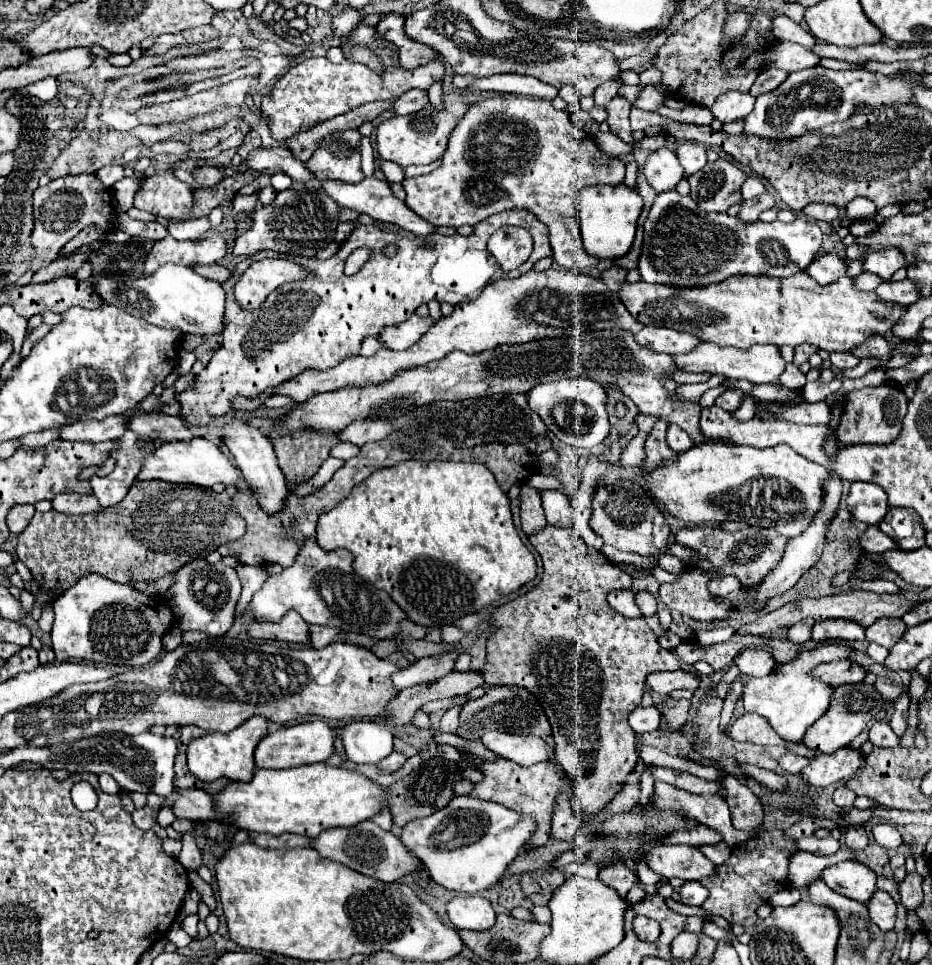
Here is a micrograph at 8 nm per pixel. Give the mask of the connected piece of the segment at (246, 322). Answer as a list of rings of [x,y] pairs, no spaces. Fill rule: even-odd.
[[[512,209],[512,211],[502,211],[502,213],[496,213],[496,215],[490,215],[490,217],[488,217],[488,219],[484,219],[484,221],[482,221],[482,223],[478,223],[478,225],[476,225],[476,227],[474,227],[474,233],[472,233],[472,235],[468,235],[468,237],[462,237],[462,235],[452,235],[452,237],[444,237],[444,235],[440,235],[440,233],[434,233],[434,235],[430,235],[430,237],[428,237],[428,239],[422,239],[422,237],[402,237],[402,235],[398,235],[398,233],[386,233],[386,231],[382,231],[382,229],[378,229],[378,227],[376,227],[376,225],[358,225],[358,227],[356,227],[356,229],[354,229],[354,233],[352,233],[352,235],[350,235],[350,237],[348,237],[348,241],[344,241],[344,245],[342,245],[342,247],[340,247],[340,251],[338,251],[338,253],[336,253],[336,255],[334,255],[334,257],[330,257],[330,259],[326,259],[326,261],[320,261],[320,259],[308,259],[308,257],[298,257],[298,259],[296,259],[296,257],[282,257],[282,255],[280,255],[280,253],[276,253],[276,251],[260,251],[260,253],[256,253],[256,255],[250,255],[250,257],[246,257],[246,259],[244,259],[244,261],[240,261],[240,263],[238,263],[238,265],[236,265],[236,269],[234,269],[234,273],[232,273],[232,277],[230,277],[230,279],[228,279],[228,281],[226,281],[226,283],[222,283],[222,287],[224,287],[224,289],[226,289],[226,295],[228,295],[228,303],[226,303],[226,329],[224,329],[224,333],[222,333],[222,337],[224,337],[224,339],[222,339],[222,347],[220,347],[220,349],[218,349],[218,351],[216,351],[216,353],[214,353],[214,355],[212,355],[212,359],[210,359],[210,363],[208,363],[208,365],[206,365],[206,367],[204,367],[204,371],[200,371],[200,373],[198,373],[198,375],[196,375],[196,377],[194,377],[194,385],[192,385],[192,387],[190,387],[190,389],[186,389],[186,391],[182,391],[182,393],[176,393],[176,401],[178,401],[178,403],[180,403],[180,413],[178,413],[178,417],[180,417],[180,419],[184,419],[184,421],[190,421],[190,425],[208,425],[208,423],[210,423],[210,421],[212,421],[212,419],[214,419],[214,417],[222,417],[222,415],[228,415],[228,413],[234,413],[234,411],[236,411],[236,407],[234,407],[234,405],[232,405],[232,401],[234,401],[234,399],[238,399],[238,397],[244,397],[244,399],[256,399],[256,397],[260,397],[260,395],[262,395],[262,393],[264,393],[264,391],[266,391],[266,389],[270,389],[270,387],[276,387],[276,385],[280,385],[280,383],[284,383],[284,381],[288,381],[288,379],[292,379],[292,377],[296,377],[296,375],[298,375],[298,373],[302,373],[302,371],[306,371],[306,369],[320,369],[320,371],[322,371],[322,369],[328,369],[328,367],[334,367],[334,365],[338,365],[338,363],[340,363],[340,361],[342,361],[342,359],[346,359],[346,357],[348,357],[348,355],[356,355],[356,353],[358,353],[358,351],[360,351],[360,343],[362,343],[362,339],[364,339],[364,337],[368,337],[368,335],[372,335],[372,337],[376,337],[376,335],[378,335],[378,333],[380,333],[380,329],[382,329],[382,327],[386,327],[386,325],[394,325],[394,323],[402,323],[402,321],[406,321],[406,319],[408,319],[408,317],[410,317],[410,315],[412,315],[412,313],[414,313],[414,311],[416,311],[416,309],[418,309],[418,307],[420,307],[420,305],[422,305],[422,303],[428,303],[428,301],[432,301],[432,299],[436,299],[436,301],[440,301],[440,303],[450,303],[450,305],[458,305],[458,303],[466,303],[466,301],[474,301],[474,299],[476,299],[476,297],[478,297],[478,295],[480,295],[480,291],[482,291],[482,289],[484,289],[484,285],[488,285],[488,283],[492,283],[492,281],[496,281],[496,279],[500,279],[500,277],[518,277],[518,275],[522,275],[522,273],[526,273],[526,271],[530,271],[530,269],[532,269],[532,265],[534,265],[534,263],[536,263],[536,261],[538,261],[538,259],[542,259],[542,257],[552,257],[552,249],[550,249],[550,243],[548,243],[548,229],[546,229],[546,225],[544,225],[544,223],[540,223],[540,221],[538,221],[538,219],[536,219],[536,217],[534,217],[534,215],[532,215],[532,213],[530,213],[530,211],[524,211],[524,209]],[[506,225],[518,225],[518,227],[524,227],[524,229],[528,229],[528,231],[530,231],[530,233],[532,233],[532,239],[534,239],[534,251],[532,251],[532,255],[530,255],[530,259],[528,259],[528,261],[526,261],[526,263],[524,263],[524,265],[522,265],[522,267],[518,267],[518,269],[514,269],[514,271],[510,271],[510,273],[502,273],[502,267],[500,267],[500,265],[498,265],[498,261],[496,261],[496,259],[494,259],[494,257],[492,257],[492,255],[490,255],[490,253],[488,253],[488,239],[490,239],[490,235],[492,235],[492,233],[494,233],[494,231],[498,231],[498,229],[500,229],[500,227],[506,227]],[[386,245],[396,245],[396,247],[398,247],[398,251],[396,251],[396,253],[394,253],[394,255],[392,255],[392,257],[388,257],[388,255],[386,255],[386,253],[384,253],[384,247],[386,247]],[[358,247],[370,247],[370,249],[372,249],[372,257],[370,257],[370,261],[368,261],[368,263],[366,263],[366,265],[364,265],[364,267],[362,267],[362,269],[360,269],[360,271],[358,271],[358,273],[356,273],[356,275],[354,275],[354,277],[348,277],[348,275],[344,275],[344,261],[346,261],[346,257],[348,257],[348,255],[350,255],[350,253],[352,253],[352,251],[354,251],[354,249],[358,249]],[[260,259],[290,259],[290,261],[296,261],[296,263],[298,263],[298,265],[302,265],[302,267],[304,267],[304,269],[306,269],[306,271],[308,271],[308,275],[306,275],[306,279],[304,279],[304,281],[296,281],[296,283],[284,283],[284,285],[282,285],[282,287],[278,287],[278,289],[276,289],[276,291],[274,291],[274,299],[272,299],[272,301],[274,301],[274,303],[278,303],[278,307],[274,307],[274,303],[268,303],[268,299],[266,299],[266,303],[264,303],[264,307],[260,307],[260,309],[258,309],[258,311],[244,311],[244,309],[242,309],[242,307],[240,307],[240,305],[238,305],[238,301],[236,301],[236,299],[234,299],[234,297],[232,297],[232,295],[234,295],[234,285],[236,285],[236,279],[238,279],[238,277],[242,277],[242,273],[244,273],[244,272],[245,272],[245,271],[246,271],[246,269],[247,269],[247,268],[248,268],[248,267],[249,267],[249,266],[250,266],[250,265],[252,265],[252,263],[254,263],[254,261],[260,261]],[[268,305],[272,305],[272,307],[274,307],[274,309],[272,309],[272,311],[268,311]]]

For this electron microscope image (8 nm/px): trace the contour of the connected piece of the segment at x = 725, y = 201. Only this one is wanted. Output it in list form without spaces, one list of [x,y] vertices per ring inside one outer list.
[[[726,159],[706,163],[698,173],[688,177],[692,187],[690,197],[702,211],[728,211],[730,205],[742,203],[740,187],[746,181],[746,173]]]

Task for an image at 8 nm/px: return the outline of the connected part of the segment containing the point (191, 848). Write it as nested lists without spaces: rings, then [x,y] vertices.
[[[182,835],[182,851],[178,855],[178,861],[188,869],[188,871],[198,871],[198,867],[202,865],[202,857],[200,857],[200,849],[194,843],[194,837]]]

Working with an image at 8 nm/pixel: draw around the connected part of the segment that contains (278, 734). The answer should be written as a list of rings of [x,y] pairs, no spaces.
[[[306,721],[292,727],[282,727],[274,733],[268,733],[256,747],[254,759],[256,767],[262,769],[288,769],[288,767],[300,767],[310,763],[322,763],[334,753],[334,729],[330,729],[324,721]]]

